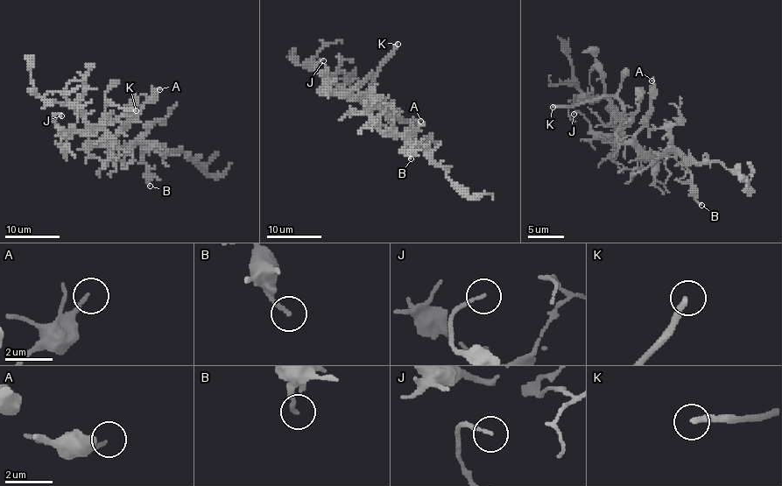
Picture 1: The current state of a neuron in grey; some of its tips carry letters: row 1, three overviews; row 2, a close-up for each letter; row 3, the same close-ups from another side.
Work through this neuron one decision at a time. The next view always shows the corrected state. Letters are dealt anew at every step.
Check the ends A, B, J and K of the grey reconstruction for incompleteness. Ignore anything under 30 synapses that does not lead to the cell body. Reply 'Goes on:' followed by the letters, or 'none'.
Goes on: K

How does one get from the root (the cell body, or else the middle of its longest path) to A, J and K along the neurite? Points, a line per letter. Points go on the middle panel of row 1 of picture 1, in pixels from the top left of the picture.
A: (374, 116), (371, 109), (381, 108), (388, 115), (401, 121), (420, 121)
J: (374, 116), (367, 93), (342, 95), (330, 90), (330, 85), (316, 73), (316, 64), (323, 60)
K: (374, 116), (371, 114), (371, 97), (366, 95), (374, 73), (398, 44)

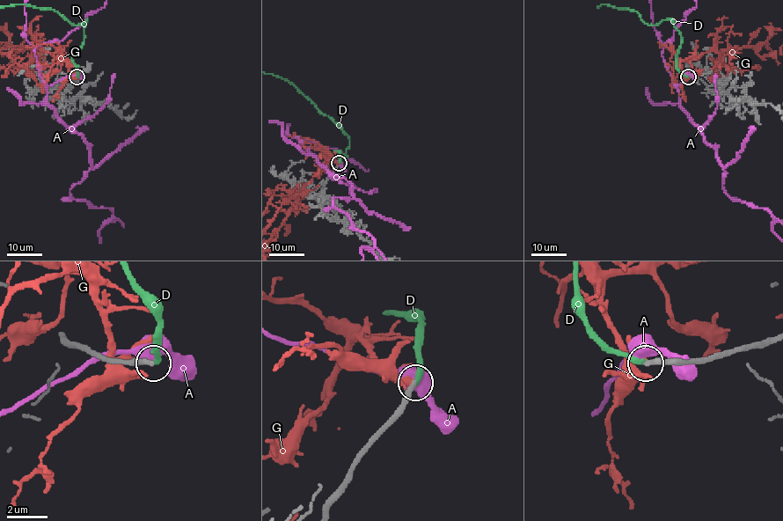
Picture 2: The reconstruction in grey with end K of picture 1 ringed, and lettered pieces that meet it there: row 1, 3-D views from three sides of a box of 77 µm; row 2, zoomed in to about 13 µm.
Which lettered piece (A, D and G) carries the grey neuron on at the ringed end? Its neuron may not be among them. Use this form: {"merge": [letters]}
{"merge": ["D"]}

